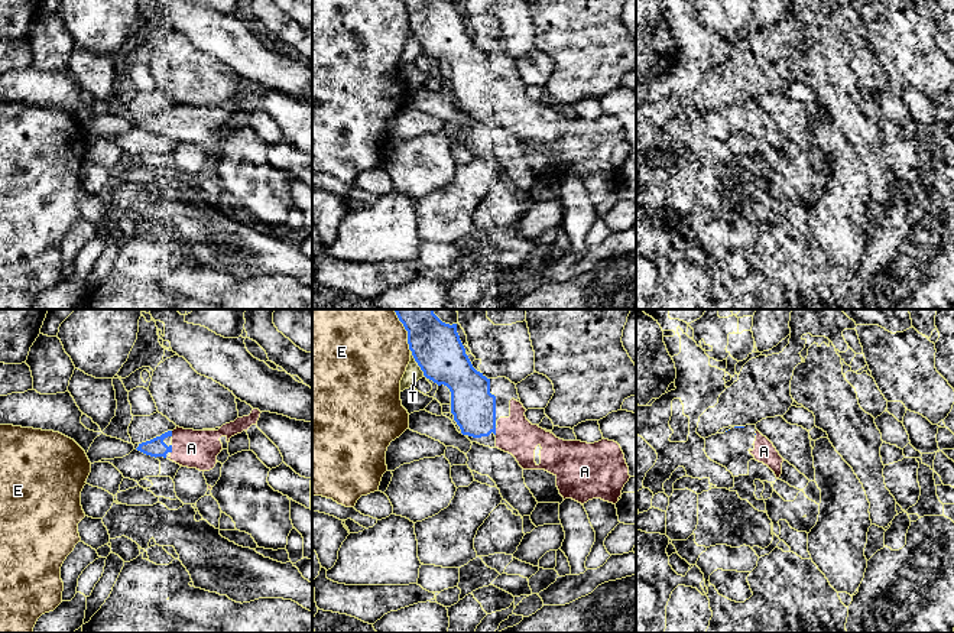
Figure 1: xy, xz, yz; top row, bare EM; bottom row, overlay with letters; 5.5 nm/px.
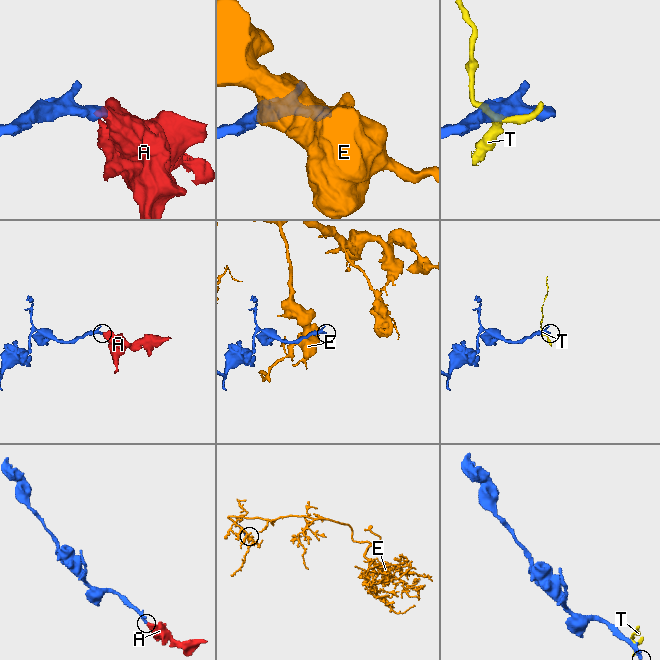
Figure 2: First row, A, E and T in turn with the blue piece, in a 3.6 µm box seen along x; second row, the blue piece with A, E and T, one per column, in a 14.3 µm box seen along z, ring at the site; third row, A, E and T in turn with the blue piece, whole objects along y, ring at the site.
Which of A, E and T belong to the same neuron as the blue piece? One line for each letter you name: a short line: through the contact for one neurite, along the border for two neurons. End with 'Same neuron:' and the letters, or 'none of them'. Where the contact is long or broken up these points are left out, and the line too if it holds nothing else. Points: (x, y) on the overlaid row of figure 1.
Same neuron: A

